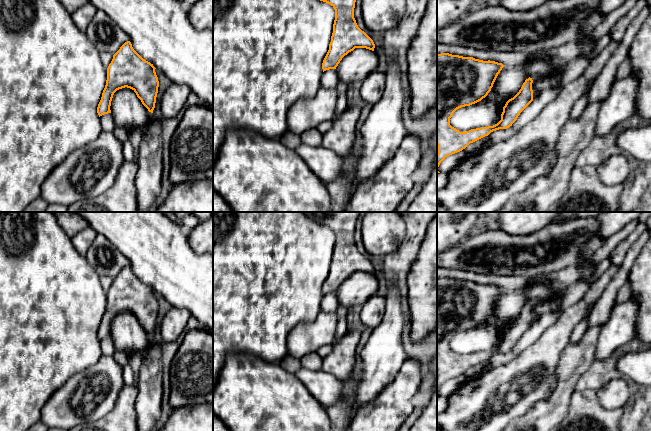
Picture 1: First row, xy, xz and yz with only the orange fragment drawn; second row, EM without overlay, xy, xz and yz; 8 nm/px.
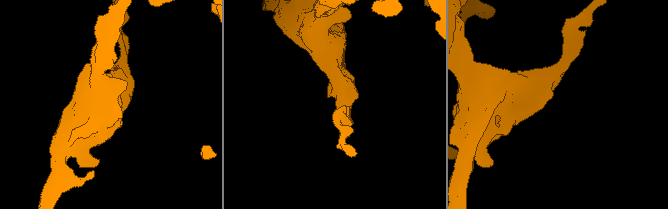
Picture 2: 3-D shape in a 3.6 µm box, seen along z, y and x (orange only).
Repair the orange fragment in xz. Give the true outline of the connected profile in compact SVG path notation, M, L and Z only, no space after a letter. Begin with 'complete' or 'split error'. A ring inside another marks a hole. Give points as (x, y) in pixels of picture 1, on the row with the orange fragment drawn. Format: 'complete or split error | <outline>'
complete | M320 0L335 10L335 20L329 50L323 60L323 72L336 69L342 58L355 48L374 51L373 40L362 31L354 18L356 0Z

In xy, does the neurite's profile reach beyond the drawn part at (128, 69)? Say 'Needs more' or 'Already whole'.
Already whole

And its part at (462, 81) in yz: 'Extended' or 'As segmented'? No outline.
As segmented

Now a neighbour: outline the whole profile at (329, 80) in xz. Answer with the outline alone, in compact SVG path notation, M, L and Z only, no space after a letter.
M329 69L323 72L321 77L321 87L325 89L335 89L338 84L336 69Z

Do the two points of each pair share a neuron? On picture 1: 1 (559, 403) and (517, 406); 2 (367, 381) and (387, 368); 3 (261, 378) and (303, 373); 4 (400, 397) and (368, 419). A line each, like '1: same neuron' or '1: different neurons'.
1: different neurons
2: same neuron
3: different neurons
4: same neuron

